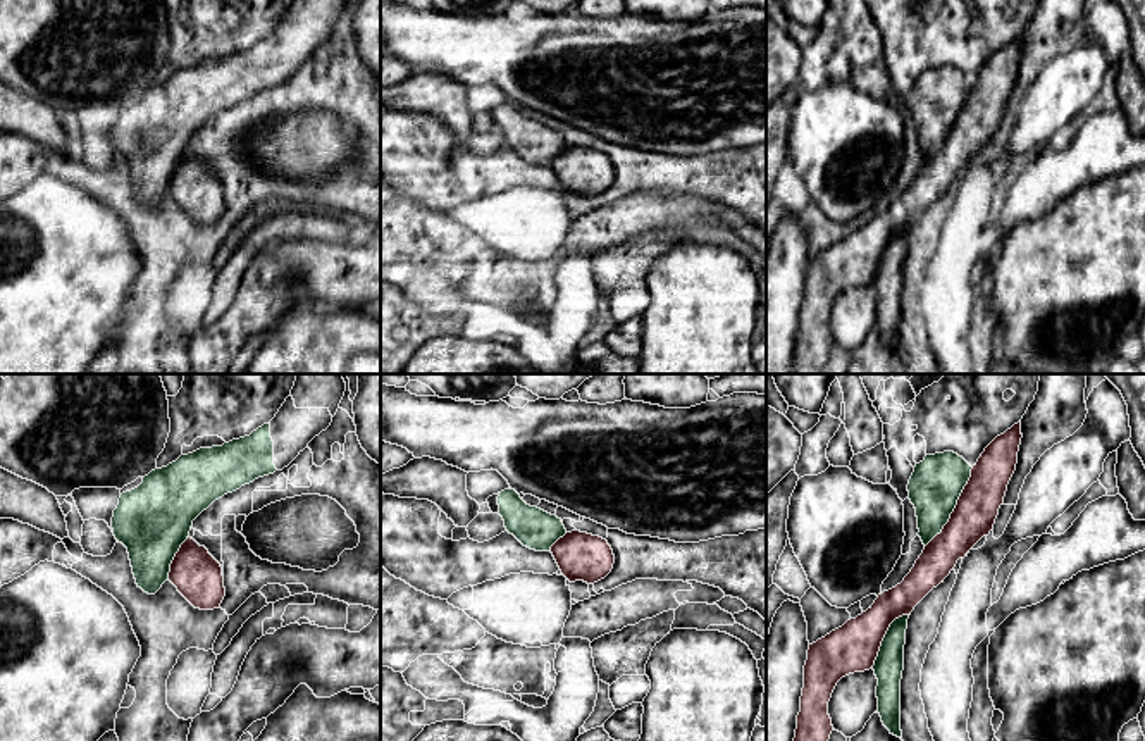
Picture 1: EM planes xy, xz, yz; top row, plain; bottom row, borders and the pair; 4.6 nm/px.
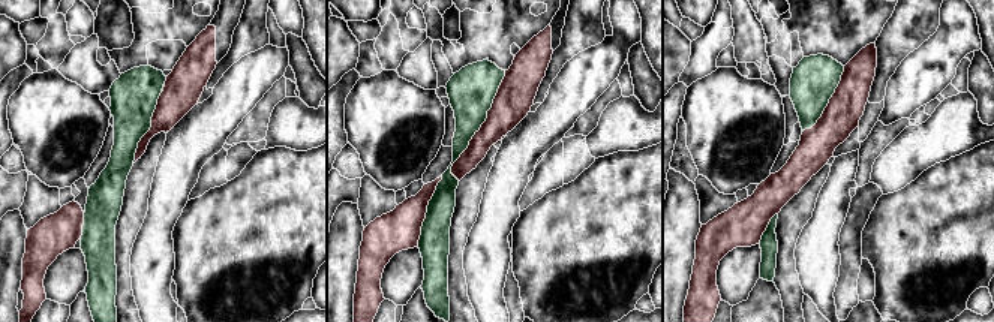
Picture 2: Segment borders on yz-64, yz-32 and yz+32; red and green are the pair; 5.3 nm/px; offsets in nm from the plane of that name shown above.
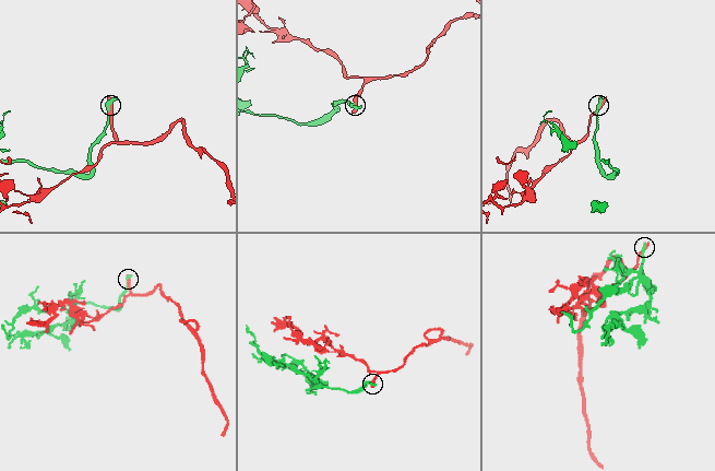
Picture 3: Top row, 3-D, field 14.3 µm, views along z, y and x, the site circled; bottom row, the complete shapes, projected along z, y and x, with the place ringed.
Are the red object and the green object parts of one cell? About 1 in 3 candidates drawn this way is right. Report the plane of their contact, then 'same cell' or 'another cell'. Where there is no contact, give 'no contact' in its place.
contact in yz; same cell

